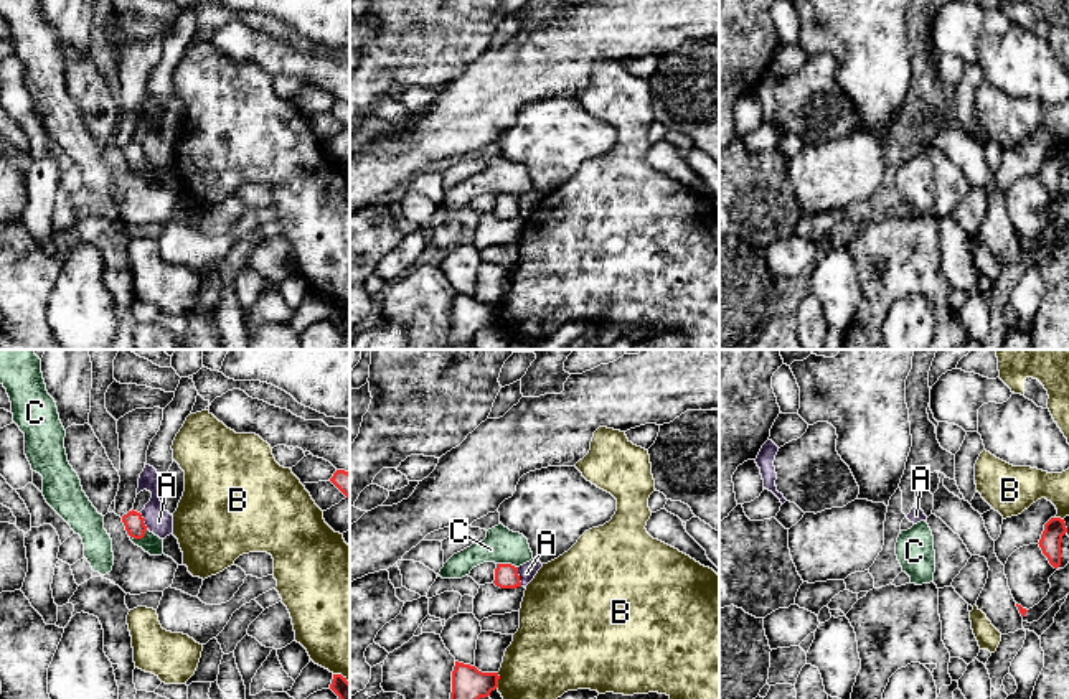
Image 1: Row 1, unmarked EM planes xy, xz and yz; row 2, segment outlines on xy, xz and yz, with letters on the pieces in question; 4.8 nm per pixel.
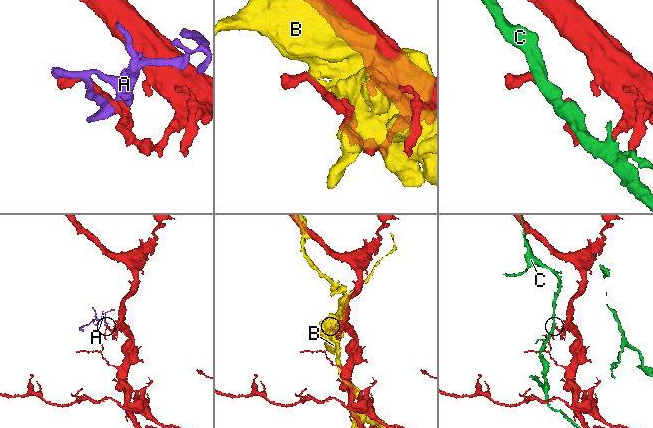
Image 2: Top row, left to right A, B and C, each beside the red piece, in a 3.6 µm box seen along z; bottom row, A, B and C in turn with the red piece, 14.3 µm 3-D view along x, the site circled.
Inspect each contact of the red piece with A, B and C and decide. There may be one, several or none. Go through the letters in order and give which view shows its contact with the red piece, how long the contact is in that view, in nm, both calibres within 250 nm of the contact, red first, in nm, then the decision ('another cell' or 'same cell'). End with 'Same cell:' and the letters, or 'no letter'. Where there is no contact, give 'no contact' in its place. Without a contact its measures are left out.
A: contact in xz; length 100 nm; calibres 110 and 90 nm; another cell
B: contact in xz; length 80 nm; calibres 170 and 360 nm; another cell
C: contact in xy; length 100 nm; calibres 100 and 90 nm; another cell
Same cell: no letter

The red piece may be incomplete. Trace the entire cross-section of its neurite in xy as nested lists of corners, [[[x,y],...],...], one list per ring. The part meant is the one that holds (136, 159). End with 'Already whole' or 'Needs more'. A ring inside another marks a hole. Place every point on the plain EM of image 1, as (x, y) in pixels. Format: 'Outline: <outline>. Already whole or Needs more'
Outline: [[[134,140],[129,142],[127,145],[122,147],[122,153],[130,168],[142,170],[145,167],[147,157],[140,143]]]. Already whole

